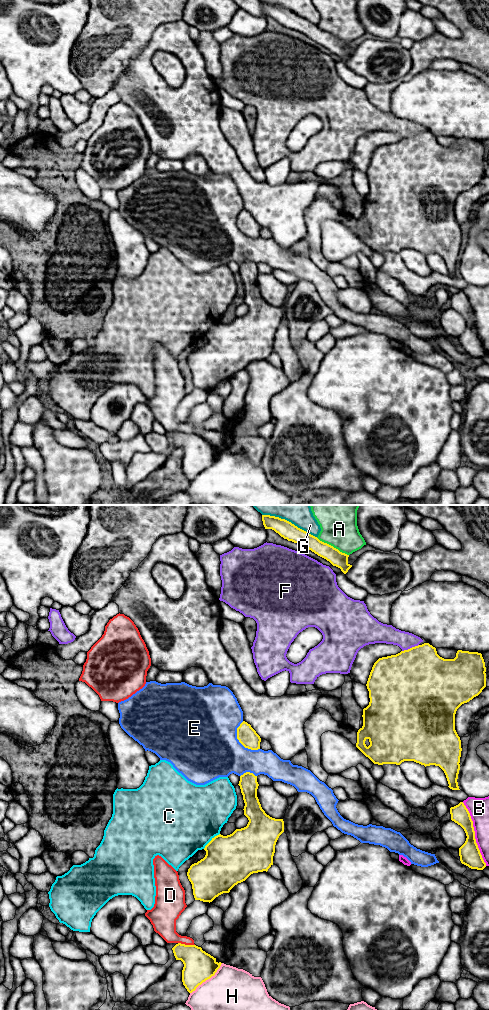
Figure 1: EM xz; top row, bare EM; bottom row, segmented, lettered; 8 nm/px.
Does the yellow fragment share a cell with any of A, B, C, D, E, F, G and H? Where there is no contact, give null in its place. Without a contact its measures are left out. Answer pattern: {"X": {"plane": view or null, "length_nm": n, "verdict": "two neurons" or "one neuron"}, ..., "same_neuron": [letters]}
{"A": {"plane": "xz", "length_nm": 300, "verdict": "two neurons"}, "B": {"plane": "xz", "length_nm": 550, "verdict": "two neurons"}, "C": {"plane": "xz", "length_nm": 180, "verdict": "two neurons"}, "D": {"plane": "xz", "length_nm": 140, "verdict": "two neurons"}, "E": {"plane": "xz", "length_nm": 280, "verdict": "one neuron"}, "F": {"plane": "xz", "length_nm": 150, "verdict": "two neurons"}, "G": {"plane": "xz", "length_nm": 480, "verdict": "two neurons"}, "H": {"plane": "xz", "length_nm": 360, "verdict": "two neurons"}, "same_neuron": ["E"]}

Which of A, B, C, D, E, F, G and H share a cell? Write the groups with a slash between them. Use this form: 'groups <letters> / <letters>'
groups A / B / C F / D / E / G / H

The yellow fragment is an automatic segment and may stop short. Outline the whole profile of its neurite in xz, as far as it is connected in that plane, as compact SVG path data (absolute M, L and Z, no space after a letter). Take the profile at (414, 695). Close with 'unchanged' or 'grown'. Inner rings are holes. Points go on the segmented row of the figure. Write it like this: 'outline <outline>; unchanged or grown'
outline M429 643L379 658L374 663L366 684L370 702L363 709L363 726L357 732L356 747L378 765L400 765L404 761L414 761L425 767L439 766L446 775L448 787L460 790L457 779L462 748L455 730L455 714L462 704L478 696L486 687L485 672L481 653L458 650L454 659L444 659Z; unchanged

